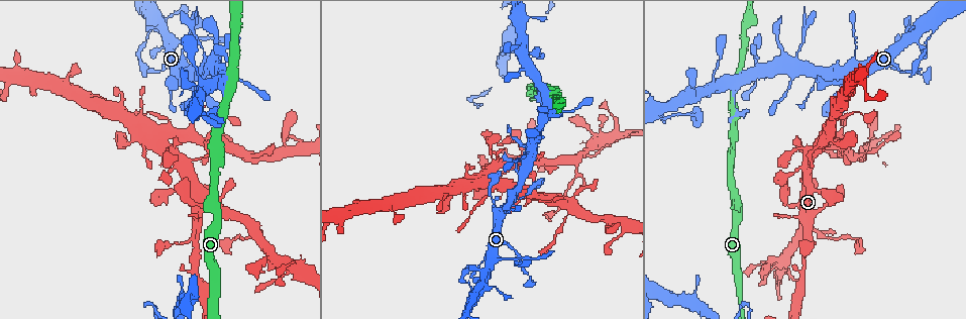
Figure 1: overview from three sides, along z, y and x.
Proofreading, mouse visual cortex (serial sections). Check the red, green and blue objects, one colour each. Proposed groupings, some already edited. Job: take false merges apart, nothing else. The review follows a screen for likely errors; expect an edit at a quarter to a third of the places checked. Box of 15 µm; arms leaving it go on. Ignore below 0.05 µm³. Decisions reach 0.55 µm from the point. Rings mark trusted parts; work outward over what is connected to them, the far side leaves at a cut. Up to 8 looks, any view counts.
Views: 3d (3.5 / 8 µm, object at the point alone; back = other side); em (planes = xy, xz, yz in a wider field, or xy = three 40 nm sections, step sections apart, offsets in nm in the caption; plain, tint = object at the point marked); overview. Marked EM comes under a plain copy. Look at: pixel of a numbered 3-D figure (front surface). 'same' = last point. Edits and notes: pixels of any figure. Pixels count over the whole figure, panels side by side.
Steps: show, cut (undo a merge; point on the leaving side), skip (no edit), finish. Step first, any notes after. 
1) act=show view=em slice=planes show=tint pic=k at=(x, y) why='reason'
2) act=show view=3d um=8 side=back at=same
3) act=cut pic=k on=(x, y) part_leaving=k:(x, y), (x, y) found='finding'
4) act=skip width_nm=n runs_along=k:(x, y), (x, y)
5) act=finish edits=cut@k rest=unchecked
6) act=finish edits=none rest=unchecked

act=show view=3d um=3.5 pic=1 at=(168, 120)

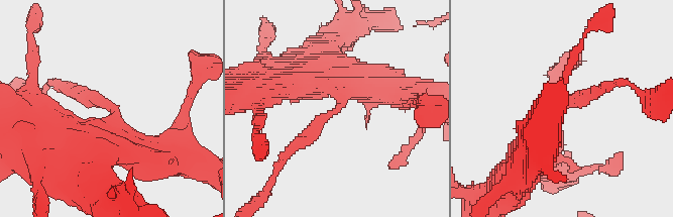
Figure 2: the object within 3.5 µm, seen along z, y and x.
act=show view=em slice=xy step=2 show=tint pic=2 at=(338, 104) arm_widths_nm=200,600 why='need the tissue'

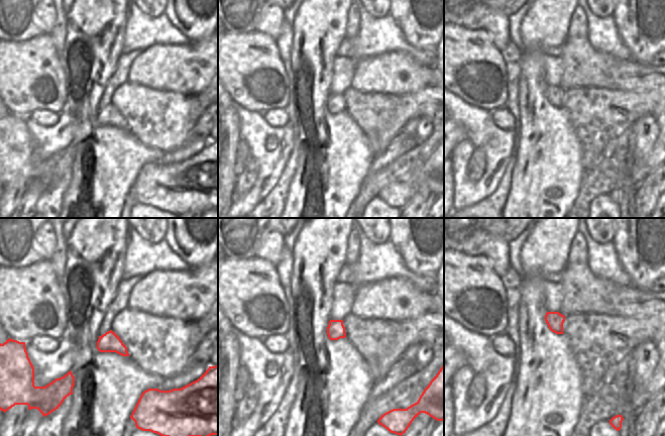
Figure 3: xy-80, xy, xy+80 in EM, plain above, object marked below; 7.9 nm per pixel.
act=skip runs_along=2:(529, 157), (552, 114), (604, 89) found='one cell here'

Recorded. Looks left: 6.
act=show view=3d um=8 pic=1 at=(215, 308) why='three arms meet'

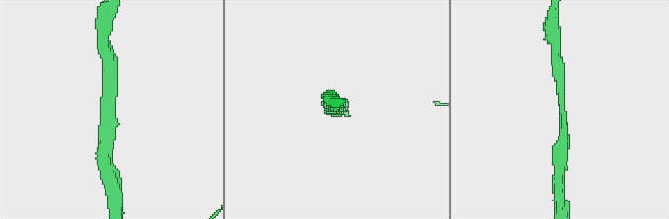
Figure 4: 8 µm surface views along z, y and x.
act=show view=3d um=3.5 side=back pic=4 at=(110, 109)

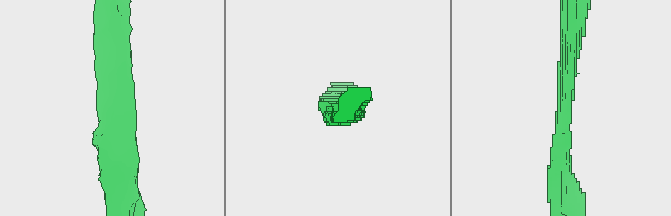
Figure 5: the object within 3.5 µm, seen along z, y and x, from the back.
act=show view=em slice=xy step=3 show=tint pic=5 at=(564, 106) arms=3 arm_widths_nm=250,250,300 why='now the EM'

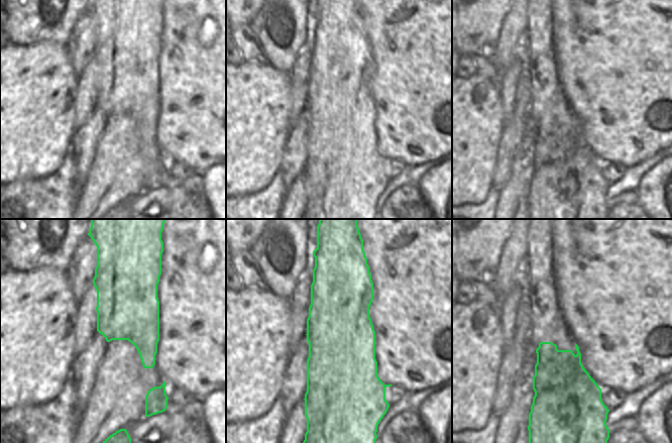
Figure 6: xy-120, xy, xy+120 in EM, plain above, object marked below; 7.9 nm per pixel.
act=skip runs_along=5:(570, 38), (563, 135), (550, 150) found='continuous, no second cell'

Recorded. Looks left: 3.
act=show view=3d um=3.5 pic=1 at=(516, 259) why='calibre changes'

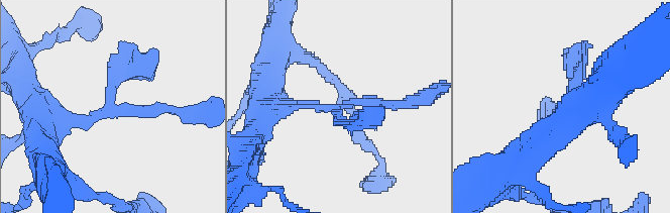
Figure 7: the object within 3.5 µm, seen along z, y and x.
act=show view=em slice=xy step=1 show=tint pic=7 at=(333, 109) arms=3 arm_widths_nm=100,150,200

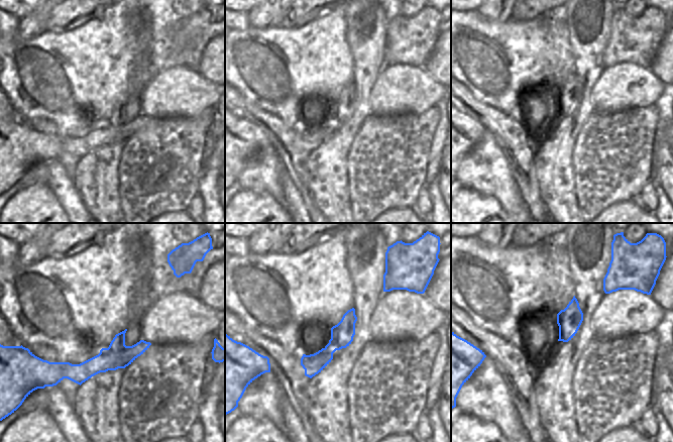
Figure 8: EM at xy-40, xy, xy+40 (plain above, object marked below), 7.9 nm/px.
act=show view=em slice=planes show=tint at=same

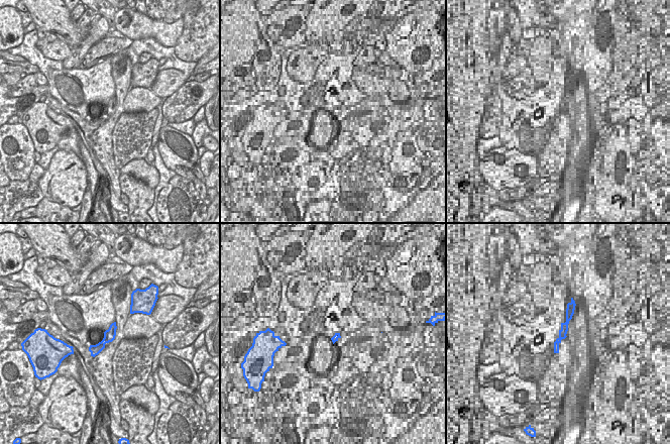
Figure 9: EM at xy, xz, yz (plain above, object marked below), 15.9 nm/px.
act=skip found='all the same cell'

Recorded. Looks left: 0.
act=finish edits=none rest=unchecked

